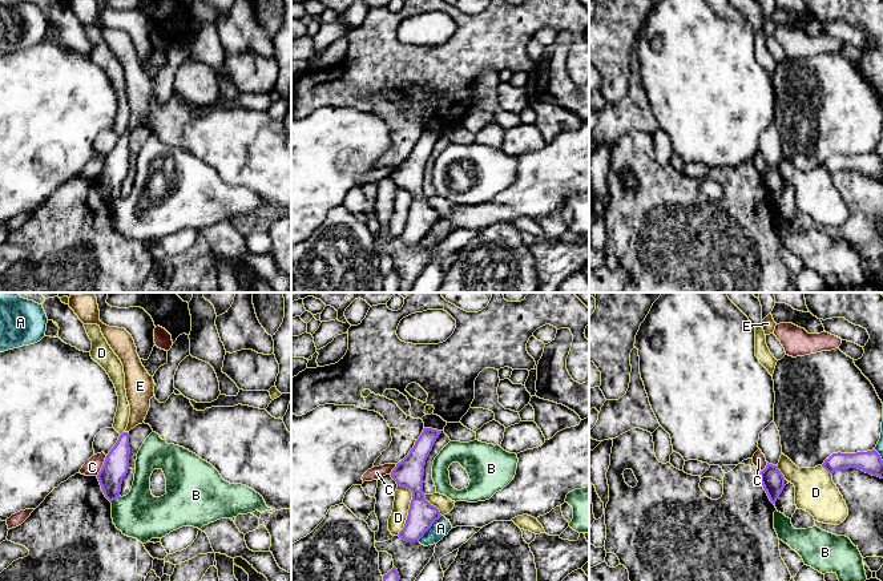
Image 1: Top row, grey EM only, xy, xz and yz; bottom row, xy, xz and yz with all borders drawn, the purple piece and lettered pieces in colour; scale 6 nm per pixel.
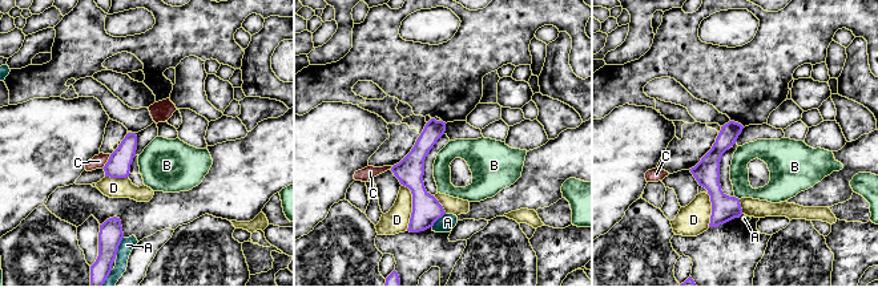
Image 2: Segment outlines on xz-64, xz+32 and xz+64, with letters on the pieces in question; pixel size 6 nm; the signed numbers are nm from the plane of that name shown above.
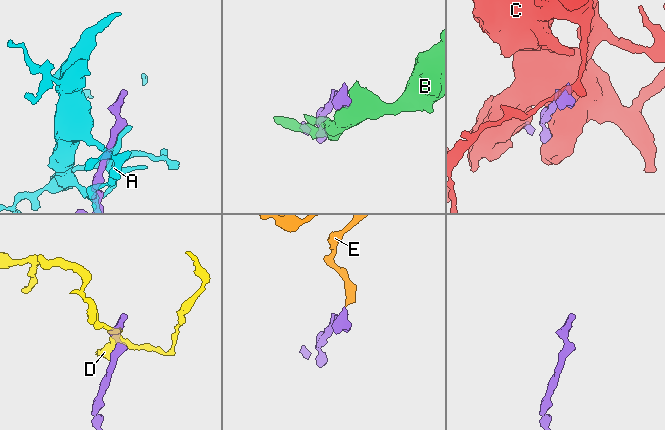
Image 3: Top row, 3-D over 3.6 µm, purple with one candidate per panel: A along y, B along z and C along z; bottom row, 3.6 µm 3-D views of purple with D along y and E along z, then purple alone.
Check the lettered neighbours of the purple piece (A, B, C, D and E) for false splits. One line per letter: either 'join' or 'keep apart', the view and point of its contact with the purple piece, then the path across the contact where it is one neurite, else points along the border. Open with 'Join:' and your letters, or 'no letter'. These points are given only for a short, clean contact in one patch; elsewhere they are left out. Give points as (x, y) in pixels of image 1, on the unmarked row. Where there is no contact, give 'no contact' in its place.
Join: E
A: keep apart; meets purple in xz at (430, 229)
B: keep apart; meets purple in xy at (115, 201)
C: keep apart; meets purple in xy at (103, 168)
D: keep apart; meets purple in xz at (410, 210)
E: join; meets purple in xy at (126, 134); runs through xy (116, 166), (126, 134), (137, 118), (138, 96)

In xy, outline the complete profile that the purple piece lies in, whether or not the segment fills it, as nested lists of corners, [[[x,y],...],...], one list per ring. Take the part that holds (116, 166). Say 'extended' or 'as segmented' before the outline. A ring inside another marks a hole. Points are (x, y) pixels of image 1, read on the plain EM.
extended; [[[69,0],[69,9],[84,27],[97,27],[101,31],[108,47],[124,68],[125,92],[130,108],[129,125],[97,177],[105,199],[112,205],[120,199],[121,186],[129,172],[129,133],[144,125],[156,86],[141,65],[132,37],[125,31],[109,29],[100,23],[97,0]]]

